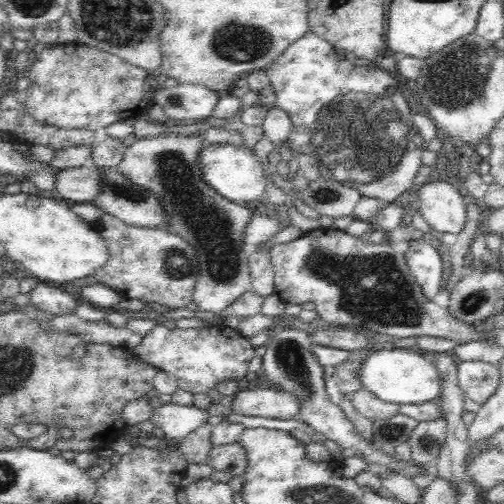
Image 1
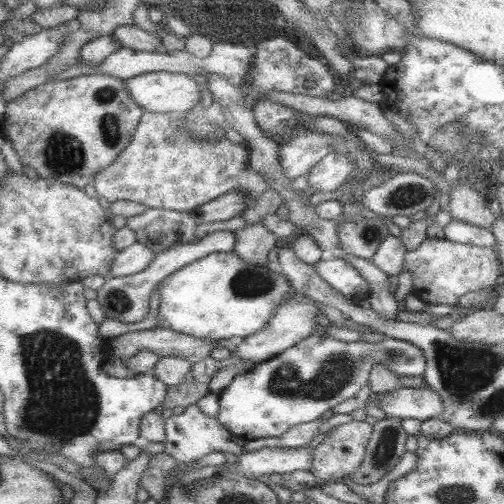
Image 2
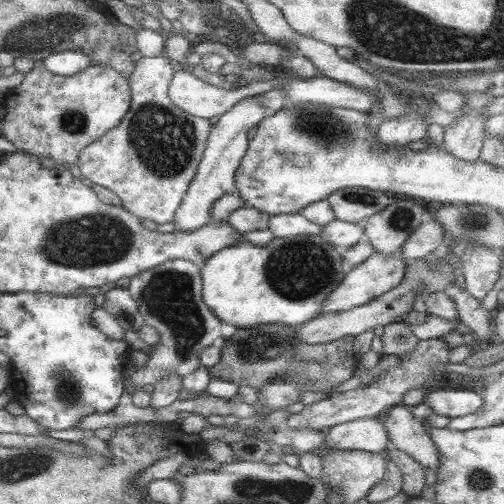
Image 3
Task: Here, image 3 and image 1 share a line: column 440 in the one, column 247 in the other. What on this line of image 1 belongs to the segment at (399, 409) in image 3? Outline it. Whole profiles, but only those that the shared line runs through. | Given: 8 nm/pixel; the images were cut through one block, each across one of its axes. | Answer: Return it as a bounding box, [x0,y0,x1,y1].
[206,442,248,478]

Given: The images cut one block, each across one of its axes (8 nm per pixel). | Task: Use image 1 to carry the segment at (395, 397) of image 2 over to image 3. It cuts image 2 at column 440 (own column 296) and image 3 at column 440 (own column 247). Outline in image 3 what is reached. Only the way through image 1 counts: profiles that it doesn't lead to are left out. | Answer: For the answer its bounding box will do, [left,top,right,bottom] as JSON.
[423,388,483,418]

